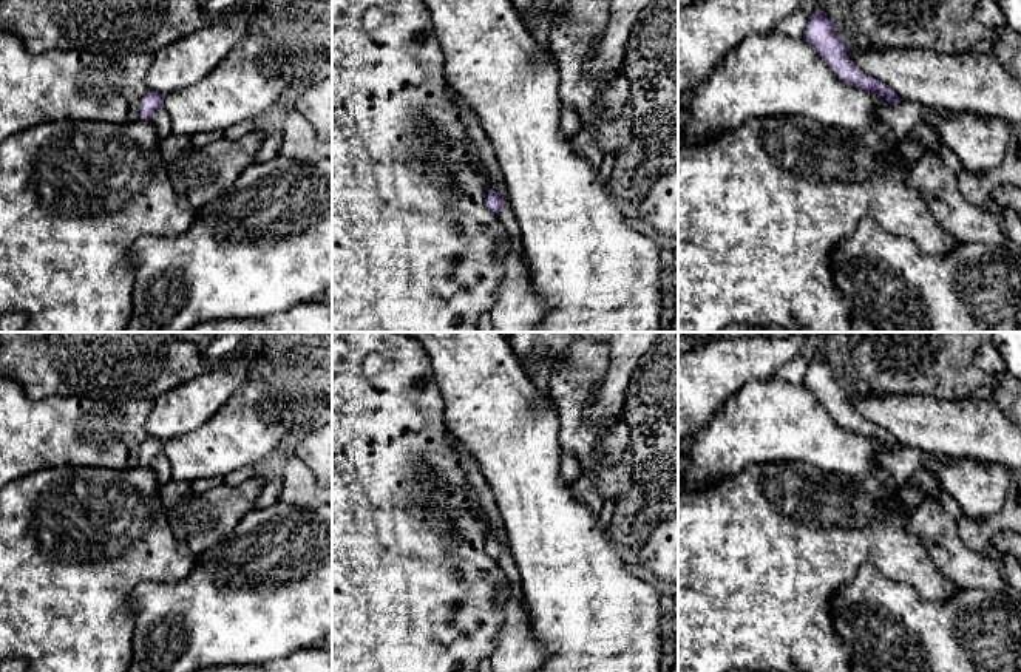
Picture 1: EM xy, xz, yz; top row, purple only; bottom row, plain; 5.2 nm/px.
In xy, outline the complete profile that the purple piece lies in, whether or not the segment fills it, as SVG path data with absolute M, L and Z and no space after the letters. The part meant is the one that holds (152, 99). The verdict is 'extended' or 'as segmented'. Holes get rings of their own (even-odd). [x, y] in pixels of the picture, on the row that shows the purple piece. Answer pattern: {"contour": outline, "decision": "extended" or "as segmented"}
{"contour": "M147 91L139 104L139 117L151 120L153 111L164 105L164 96L156 91Z", "decision": "as segmented"}

